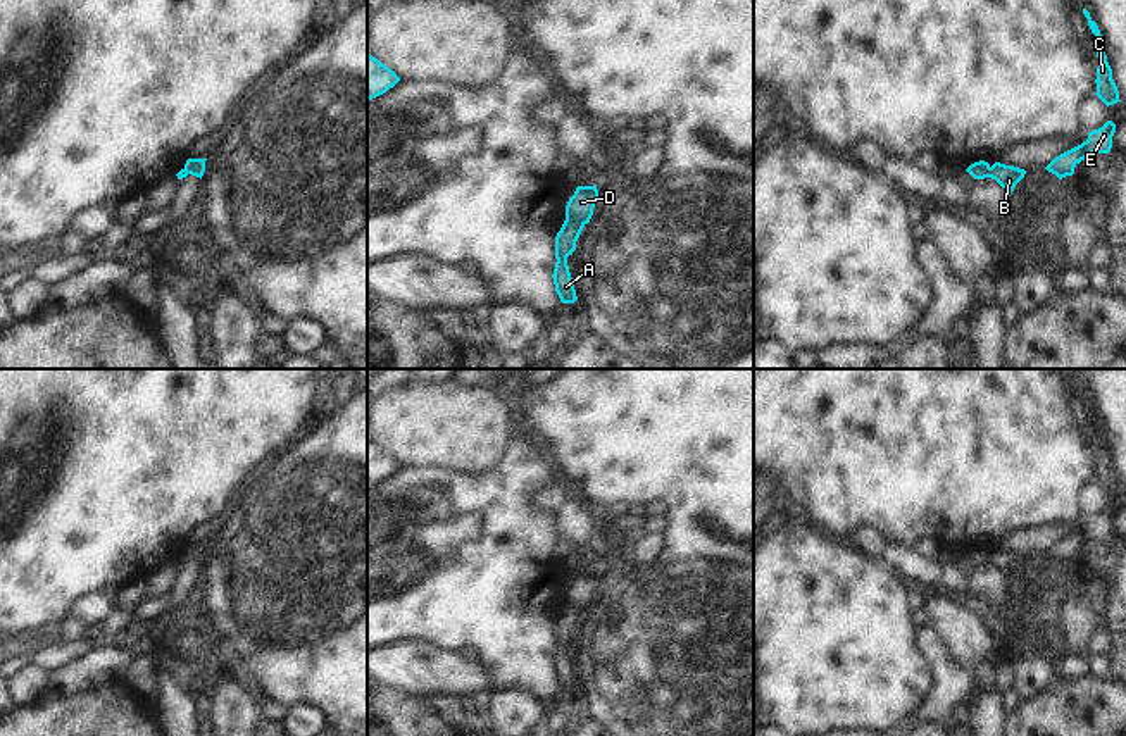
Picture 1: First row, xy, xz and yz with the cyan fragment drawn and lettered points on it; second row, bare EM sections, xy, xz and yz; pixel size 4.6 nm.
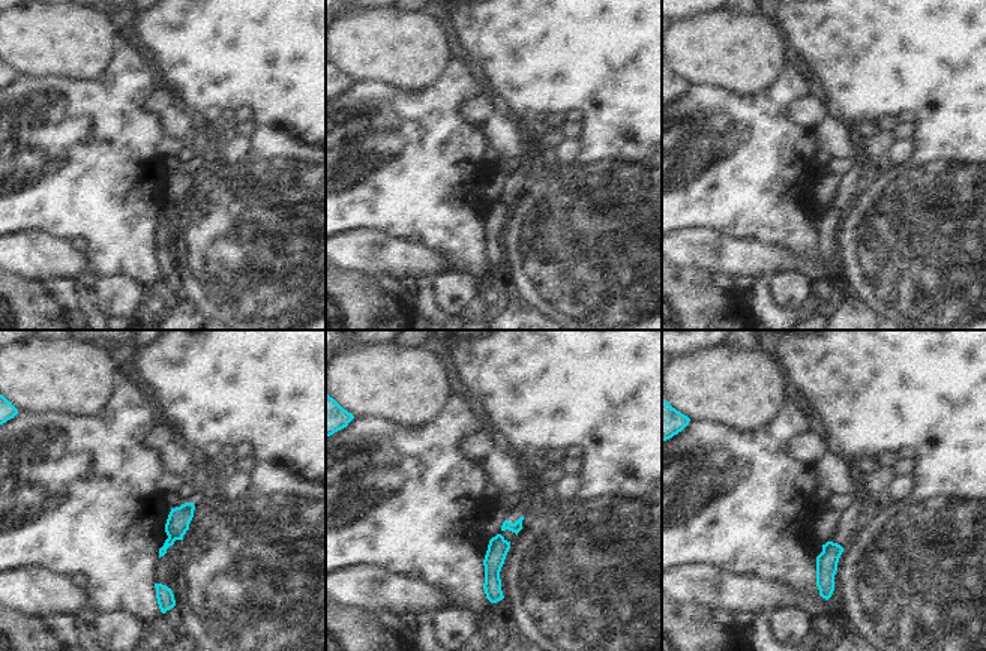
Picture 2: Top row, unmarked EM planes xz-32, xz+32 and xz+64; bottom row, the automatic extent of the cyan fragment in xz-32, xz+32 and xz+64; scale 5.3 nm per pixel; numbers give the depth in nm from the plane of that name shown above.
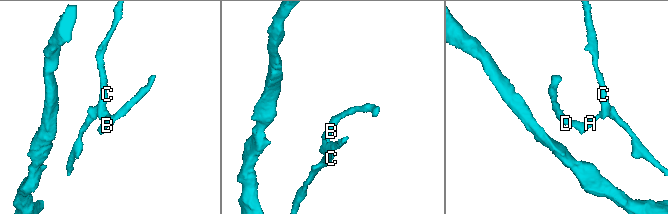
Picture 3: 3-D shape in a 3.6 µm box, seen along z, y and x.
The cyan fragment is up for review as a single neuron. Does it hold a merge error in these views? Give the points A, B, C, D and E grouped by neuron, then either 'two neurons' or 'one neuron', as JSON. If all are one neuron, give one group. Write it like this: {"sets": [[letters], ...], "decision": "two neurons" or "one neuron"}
{"sets": [["A", "B", "C", "E"], ["D"]], "decision": "two neurons"}

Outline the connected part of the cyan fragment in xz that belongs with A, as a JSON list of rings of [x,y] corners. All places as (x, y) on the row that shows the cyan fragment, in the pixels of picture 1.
[[[566,217],[560,231],[555,236],[555,269],[554,284],[562,303],[574,303],[578,300],[572,278],[567,265],[567,257],[576,250],[576,241],[585,224],[576,219]]]

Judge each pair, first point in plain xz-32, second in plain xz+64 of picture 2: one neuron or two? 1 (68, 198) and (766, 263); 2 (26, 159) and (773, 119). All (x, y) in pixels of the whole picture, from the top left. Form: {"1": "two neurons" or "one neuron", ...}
{"1": "two neurons", "2": "one neuron"}

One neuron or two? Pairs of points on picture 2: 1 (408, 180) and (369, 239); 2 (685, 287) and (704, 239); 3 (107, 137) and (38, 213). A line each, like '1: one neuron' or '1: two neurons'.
1: two neurons
2: two neurons
3: one neuron

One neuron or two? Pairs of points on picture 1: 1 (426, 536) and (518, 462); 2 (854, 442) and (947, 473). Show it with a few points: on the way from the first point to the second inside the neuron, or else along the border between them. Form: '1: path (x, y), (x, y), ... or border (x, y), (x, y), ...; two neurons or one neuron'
1: path (449, 531), (495, 485); one neuron
2: path (876, 442), (916, 442), (925, 450); one neuron

